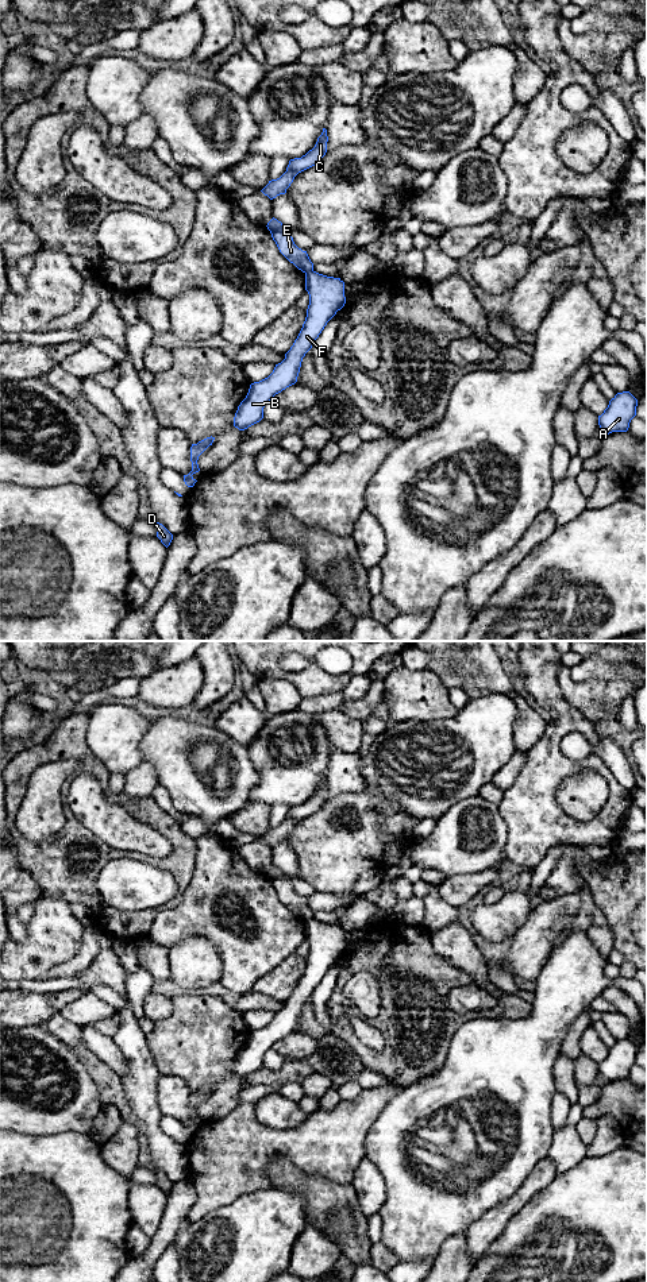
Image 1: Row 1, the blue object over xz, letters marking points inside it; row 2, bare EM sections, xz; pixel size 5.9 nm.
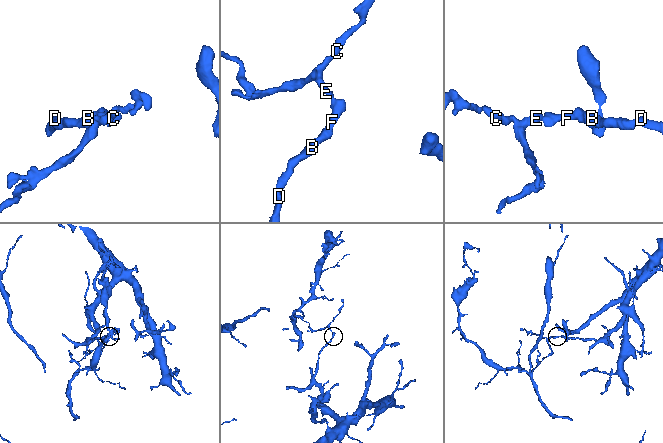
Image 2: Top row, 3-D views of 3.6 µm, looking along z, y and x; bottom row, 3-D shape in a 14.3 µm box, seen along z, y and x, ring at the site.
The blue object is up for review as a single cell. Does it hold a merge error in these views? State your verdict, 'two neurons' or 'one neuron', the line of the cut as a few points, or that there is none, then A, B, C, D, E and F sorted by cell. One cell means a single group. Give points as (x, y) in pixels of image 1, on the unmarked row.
two neurons | xz (312, 916), (305, 921) | A B D F / C E

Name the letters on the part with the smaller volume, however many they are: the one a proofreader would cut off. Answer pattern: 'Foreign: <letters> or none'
Foreign: C, E

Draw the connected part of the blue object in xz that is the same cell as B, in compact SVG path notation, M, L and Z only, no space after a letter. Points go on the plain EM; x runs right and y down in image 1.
M313 918L305 920L305 938L309 953L303 976L285 1007L276 1012L273 1020L250 1032L246 1046L238 1054L234 1074L244 1078L263 1066L265 1053L273 1044L297 1030L301 1009L312 996L327 970L346 951L344 930L340 926L327 924Z

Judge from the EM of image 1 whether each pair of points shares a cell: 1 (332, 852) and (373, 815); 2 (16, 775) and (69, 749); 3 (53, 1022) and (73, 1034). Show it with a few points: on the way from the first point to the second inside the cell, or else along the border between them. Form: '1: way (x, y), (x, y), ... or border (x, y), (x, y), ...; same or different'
1: way (342, 842), (364, 823); same
2: way (30, 761), (37, 755), (56, 749); same
3: way (58, 1026), (68, 1033); same

